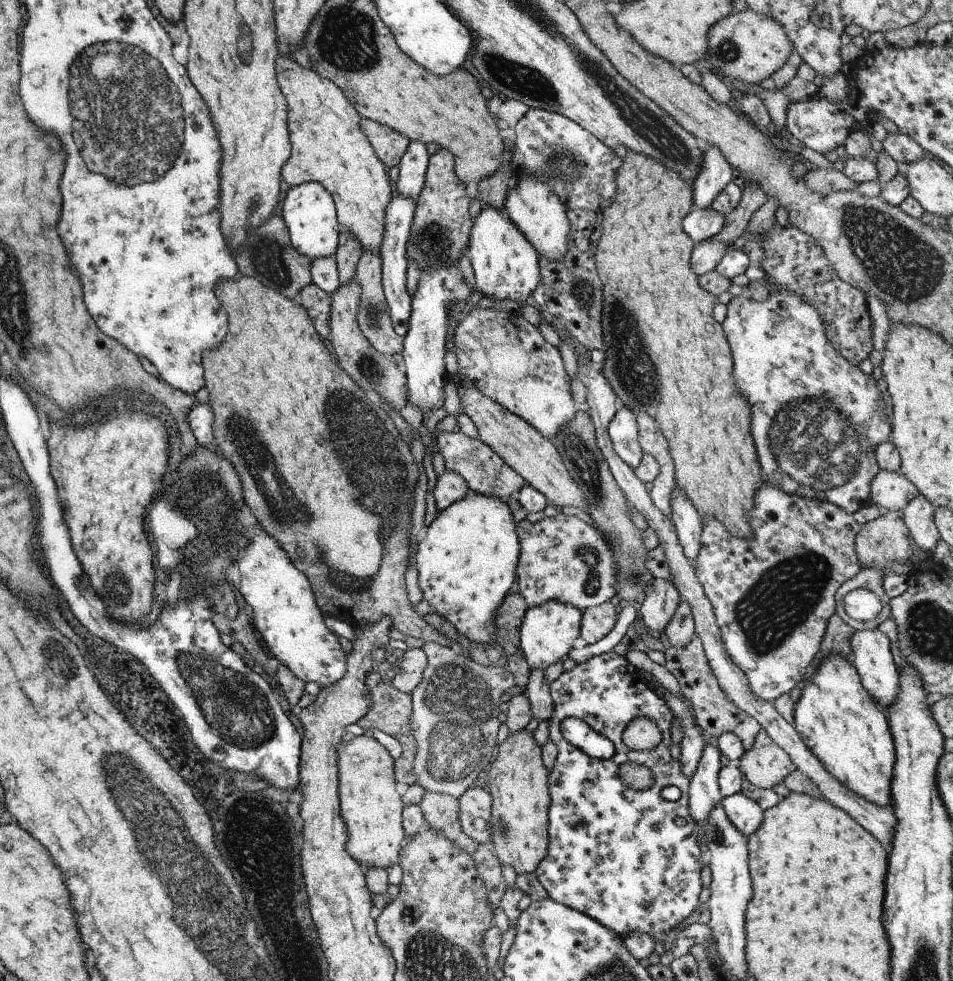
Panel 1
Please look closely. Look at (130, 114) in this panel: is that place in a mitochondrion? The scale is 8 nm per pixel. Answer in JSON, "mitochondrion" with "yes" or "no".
{"mitochondrion":"yes"}

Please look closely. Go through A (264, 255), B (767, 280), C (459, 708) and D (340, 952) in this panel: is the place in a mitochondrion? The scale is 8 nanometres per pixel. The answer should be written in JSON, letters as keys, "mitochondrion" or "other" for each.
{"A":"mitochondrion","B":"other","C":"mitochondrion","D":"other"}

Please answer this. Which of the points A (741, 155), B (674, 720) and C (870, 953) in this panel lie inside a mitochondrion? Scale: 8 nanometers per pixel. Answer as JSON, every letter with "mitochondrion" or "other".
{"A":"other","B":"other","C":"other"}

